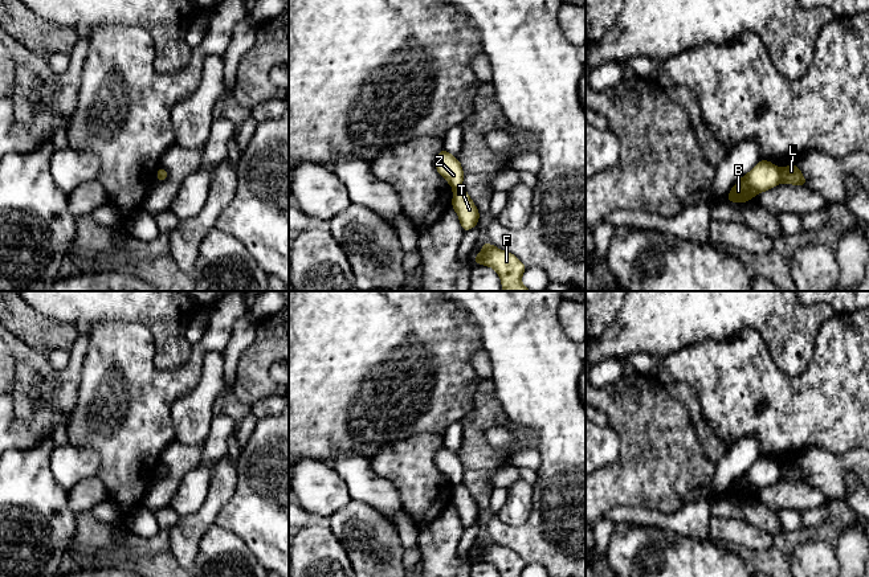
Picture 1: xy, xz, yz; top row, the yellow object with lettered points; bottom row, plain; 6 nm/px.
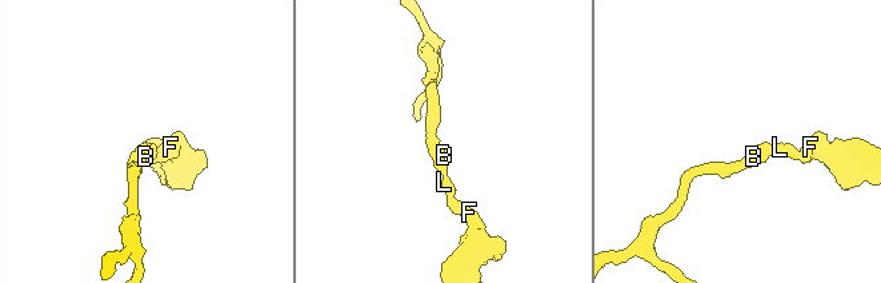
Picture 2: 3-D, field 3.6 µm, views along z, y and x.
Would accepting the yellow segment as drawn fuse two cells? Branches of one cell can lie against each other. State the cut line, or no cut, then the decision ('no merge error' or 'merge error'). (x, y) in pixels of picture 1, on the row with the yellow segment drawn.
yz (779, 170), (780, 180) | merge error

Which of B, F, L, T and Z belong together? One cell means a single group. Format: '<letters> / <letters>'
B Z / F L T

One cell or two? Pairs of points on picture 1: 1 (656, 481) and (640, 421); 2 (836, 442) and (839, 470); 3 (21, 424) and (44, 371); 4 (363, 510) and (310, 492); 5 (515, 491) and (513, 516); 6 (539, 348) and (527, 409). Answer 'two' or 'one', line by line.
1: one
2: two
3: one
4: two
5: one
6: one

